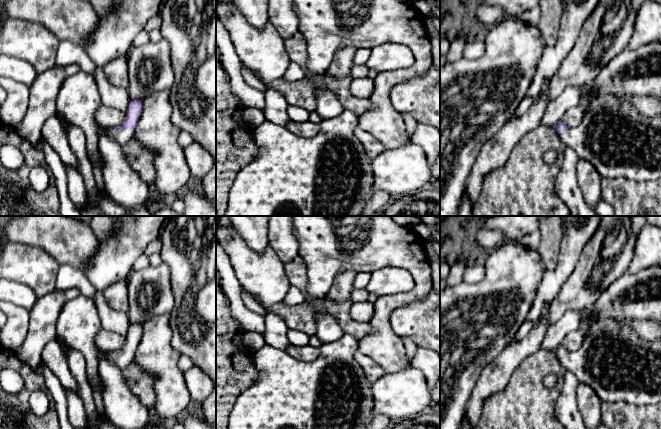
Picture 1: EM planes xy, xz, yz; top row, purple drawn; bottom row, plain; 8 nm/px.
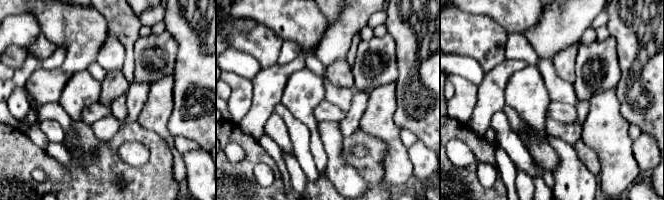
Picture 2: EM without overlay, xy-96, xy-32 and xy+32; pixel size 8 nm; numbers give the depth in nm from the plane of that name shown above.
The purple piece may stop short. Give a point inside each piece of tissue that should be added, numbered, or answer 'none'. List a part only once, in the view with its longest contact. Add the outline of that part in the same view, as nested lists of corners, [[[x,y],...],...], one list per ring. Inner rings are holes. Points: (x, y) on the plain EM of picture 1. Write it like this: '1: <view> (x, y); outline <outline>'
1: xy (122, 361); outline [[[116,351],[103,352],[105,352],[108,355],[109,359],[112,360],[115,365],[124,372],[126,372],[131,362],[134,361],[135,354],[121,354]]]

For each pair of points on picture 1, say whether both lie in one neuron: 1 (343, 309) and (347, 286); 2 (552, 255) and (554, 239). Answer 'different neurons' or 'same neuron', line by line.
1: different neurons
2: same neuron

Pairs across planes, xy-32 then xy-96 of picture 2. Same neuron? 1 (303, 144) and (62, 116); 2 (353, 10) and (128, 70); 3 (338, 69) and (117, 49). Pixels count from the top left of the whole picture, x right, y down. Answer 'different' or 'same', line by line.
1: same
2: different
3: different

